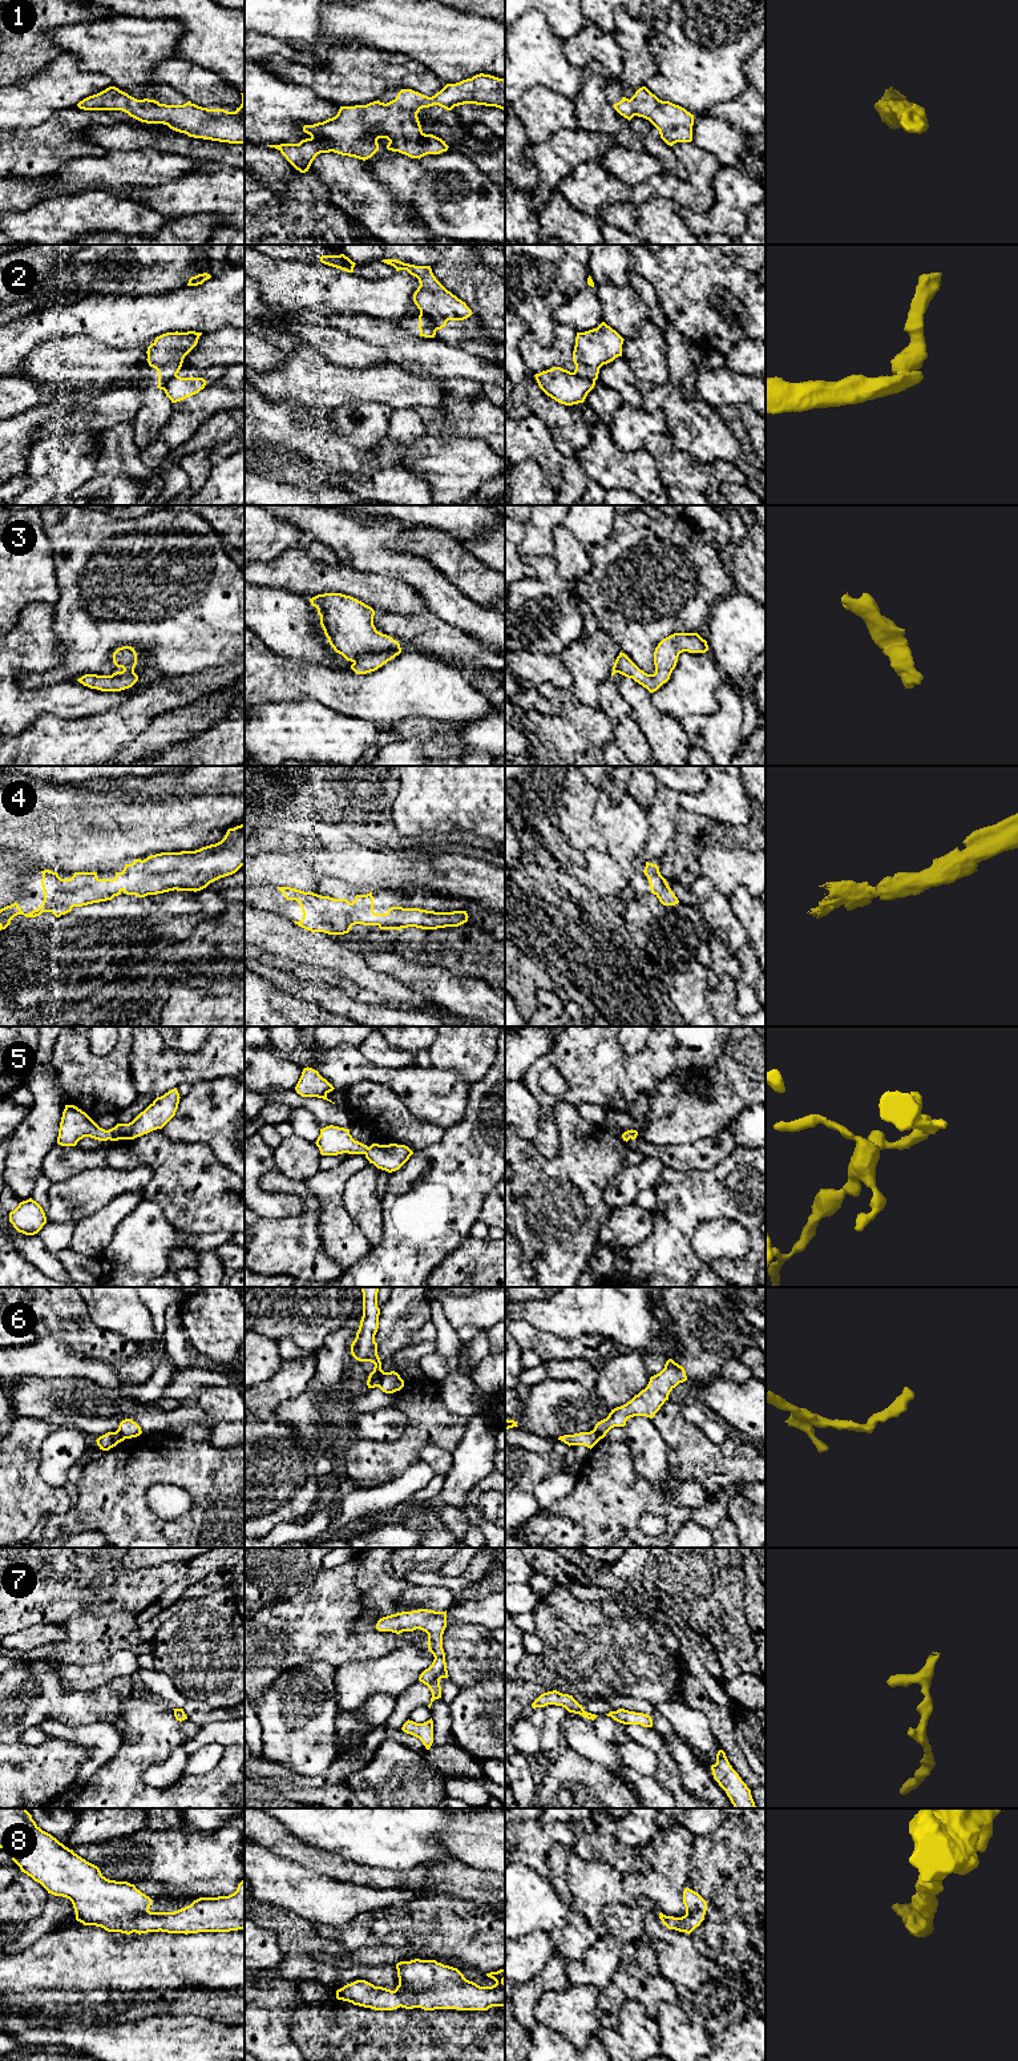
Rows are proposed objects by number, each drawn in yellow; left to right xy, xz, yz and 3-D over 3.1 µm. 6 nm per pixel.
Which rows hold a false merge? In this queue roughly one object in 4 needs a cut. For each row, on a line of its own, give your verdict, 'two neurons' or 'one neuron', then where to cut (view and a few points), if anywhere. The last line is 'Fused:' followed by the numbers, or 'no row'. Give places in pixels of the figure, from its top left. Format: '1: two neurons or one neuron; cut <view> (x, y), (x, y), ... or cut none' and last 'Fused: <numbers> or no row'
1: one neuron; cut none
2: two neurons; cut xz (420, 311), (432, 321), (436, 330)
3: one neuron; cut none
4: one neuron; cut none
5: one neuron; cut none
6: two neurons; cut xz (386, 1372), (376, 1386)
7: one neuron; cut none
8: one neuron; cut none
Fused: 2, 6

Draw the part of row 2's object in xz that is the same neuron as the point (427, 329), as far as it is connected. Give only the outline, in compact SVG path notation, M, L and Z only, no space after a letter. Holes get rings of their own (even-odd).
M421 312L419 315L419 330L420 330L420 336L425 338L435 338L437 331L433 324L433 320L428 315Z

